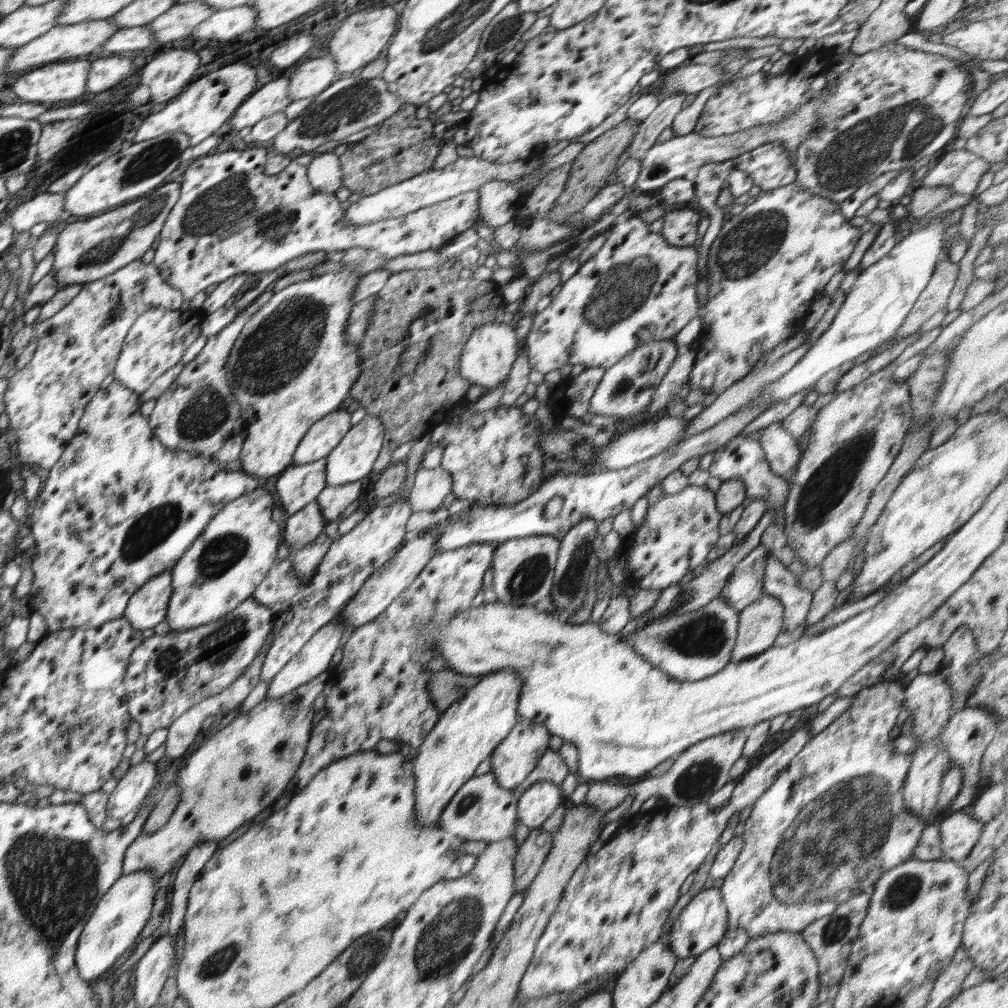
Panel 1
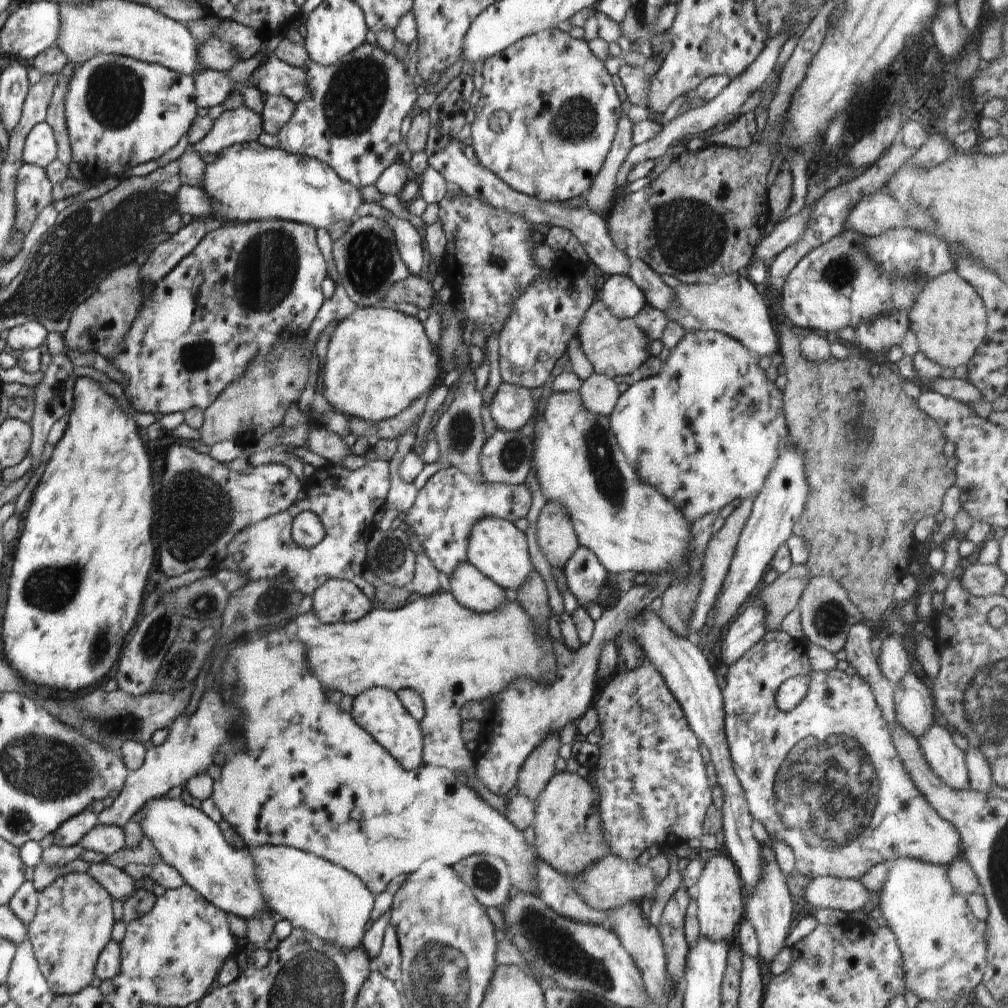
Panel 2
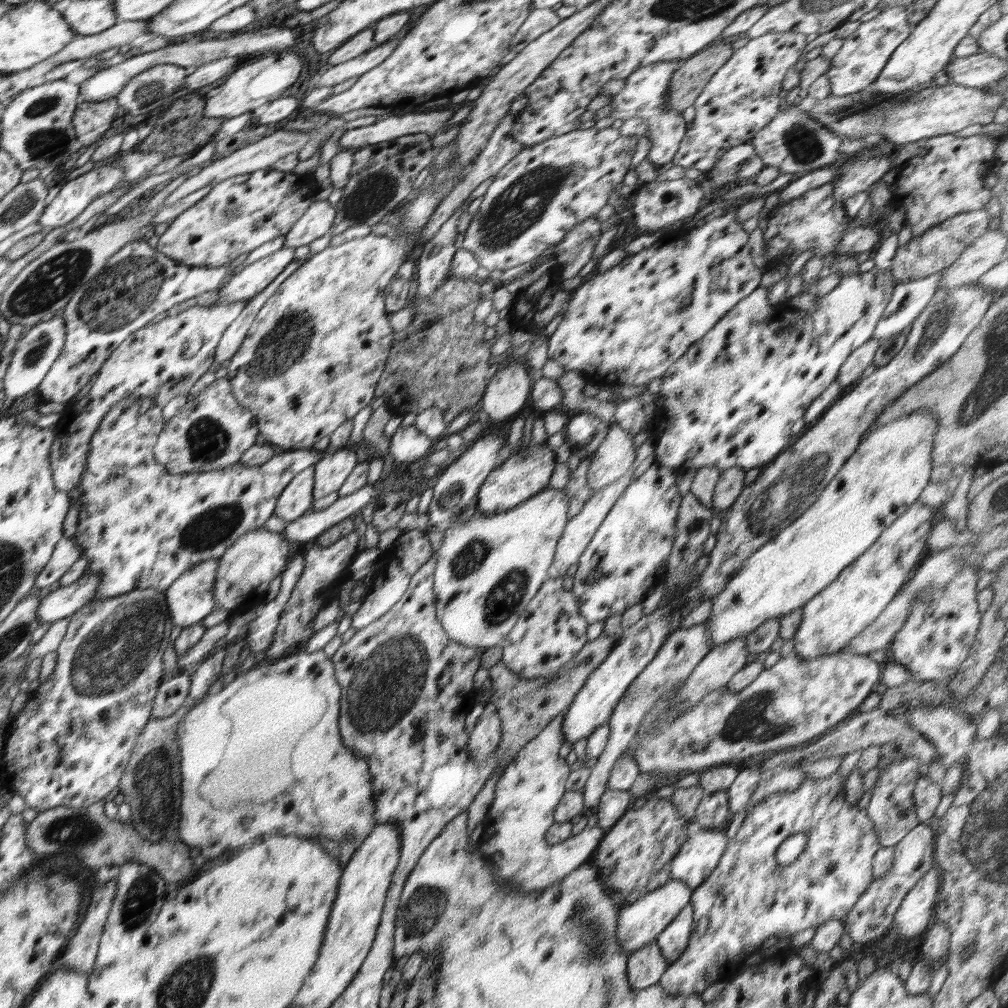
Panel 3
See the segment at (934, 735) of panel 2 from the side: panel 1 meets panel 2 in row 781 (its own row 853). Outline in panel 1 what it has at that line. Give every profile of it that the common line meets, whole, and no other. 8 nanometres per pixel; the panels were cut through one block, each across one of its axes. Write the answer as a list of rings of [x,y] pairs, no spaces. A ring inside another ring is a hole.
[[[969,809],[958,810],[937,823],[942,838],[943,861],[962,862],[975,848],[985,823],[976,820]]]

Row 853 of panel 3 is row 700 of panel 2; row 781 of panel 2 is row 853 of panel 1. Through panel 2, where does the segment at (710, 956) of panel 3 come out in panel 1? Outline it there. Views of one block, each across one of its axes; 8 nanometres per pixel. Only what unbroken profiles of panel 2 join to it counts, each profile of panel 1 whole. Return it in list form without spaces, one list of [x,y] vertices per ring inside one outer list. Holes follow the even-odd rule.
[[[900,681],[878,683],[871,687],[865,688],[854,695],[852,706],[840,717],[836,718],[828,728],[823,732],[816,734],[802,748],[802,751],[792,760],[790,764],[773,781],[773,784],[764,792],[764,795],[752,805],[752,812],[744,823],[744,833],[741,835],[744,841],[743,848],[736,858],[730,872],[724,877],[724,882],[719,888],[722,894],[723,903],[726,905],[728,912],[728,928],[744,928],[748,932],[748,938],[764,936],[772,932],[790,932],[802,931],[808,924],[812,924],[822,916],[828,916],[840,904],[848,901],[853,896],[874,892],[876,881],[886,871],[899,866],[906,860],[912,858],[912,854],[922,830],[926,828],[928,822],[920,820],[918,816],[910,816],[904,808],[903,787],[910,767],[912,758],[911,754],[892,754],[893,748],[890,746],[890,732],[894,728],[896,719],[902,710],[904,704],[904,689]]]

